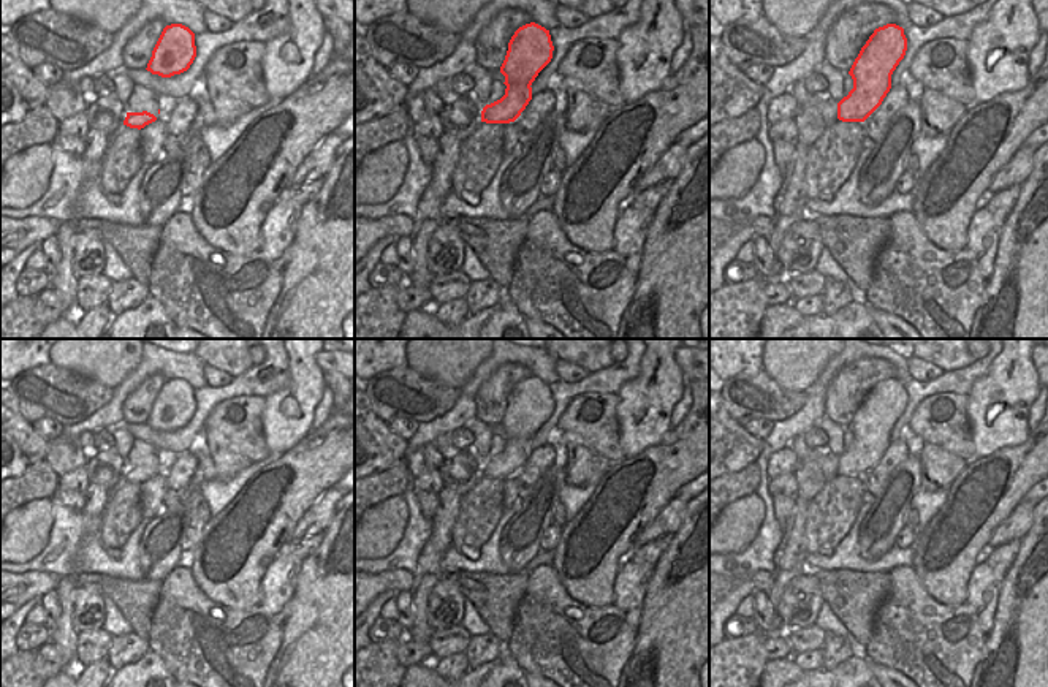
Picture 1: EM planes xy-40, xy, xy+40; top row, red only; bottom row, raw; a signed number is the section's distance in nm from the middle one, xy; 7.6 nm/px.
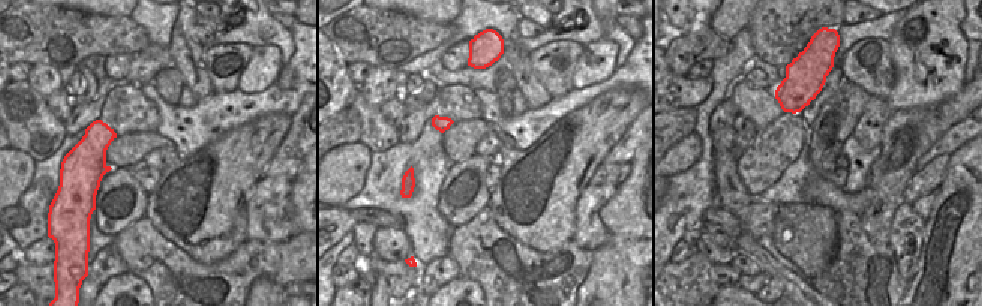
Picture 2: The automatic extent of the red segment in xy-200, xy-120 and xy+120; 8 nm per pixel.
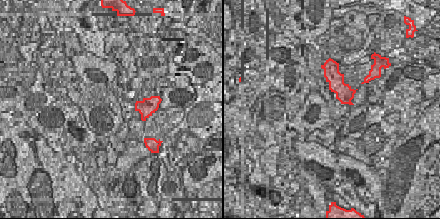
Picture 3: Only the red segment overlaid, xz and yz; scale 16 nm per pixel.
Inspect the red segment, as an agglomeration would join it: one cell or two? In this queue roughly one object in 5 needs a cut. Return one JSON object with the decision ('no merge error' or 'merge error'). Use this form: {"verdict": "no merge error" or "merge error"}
{"verdict": "no merge error"}

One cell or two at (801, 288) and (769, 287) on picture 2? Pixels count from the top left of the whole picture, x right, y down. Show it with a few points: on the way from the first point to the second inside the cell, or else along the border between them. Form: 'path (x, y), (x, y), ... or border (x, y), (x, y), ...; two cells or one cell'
border (769, 276), (775, 278), (784, 290); two cells

